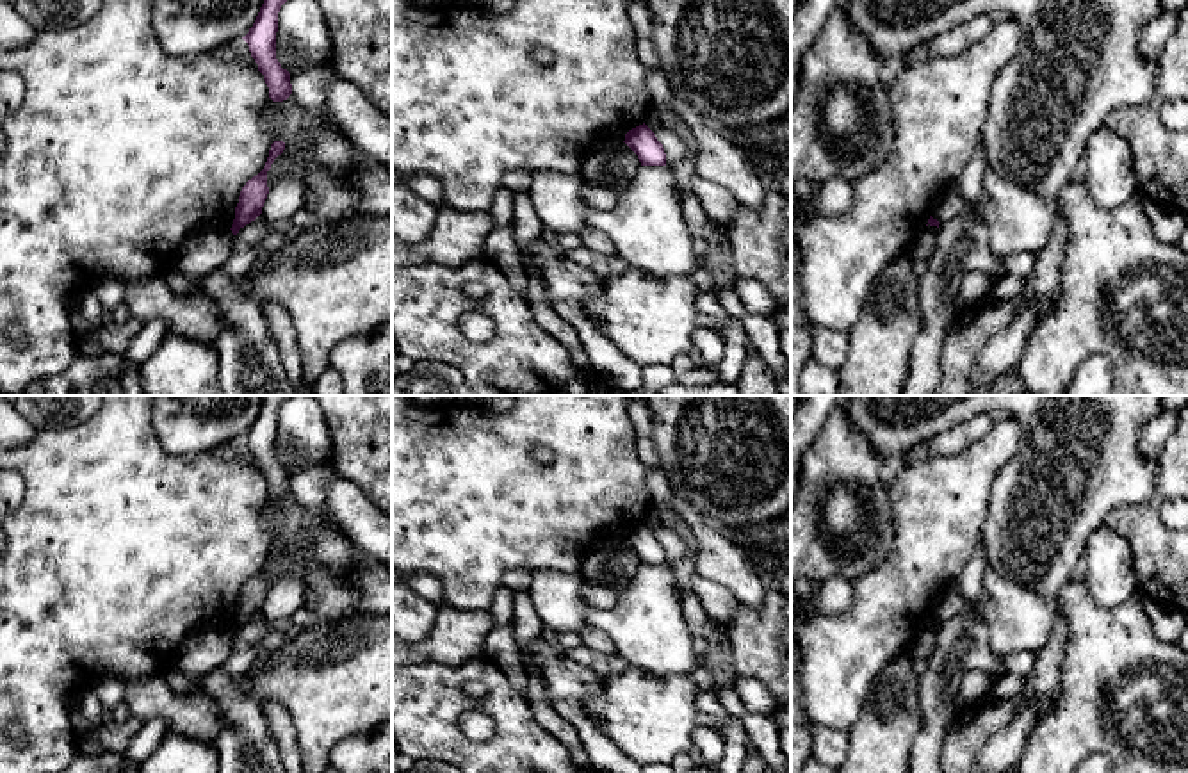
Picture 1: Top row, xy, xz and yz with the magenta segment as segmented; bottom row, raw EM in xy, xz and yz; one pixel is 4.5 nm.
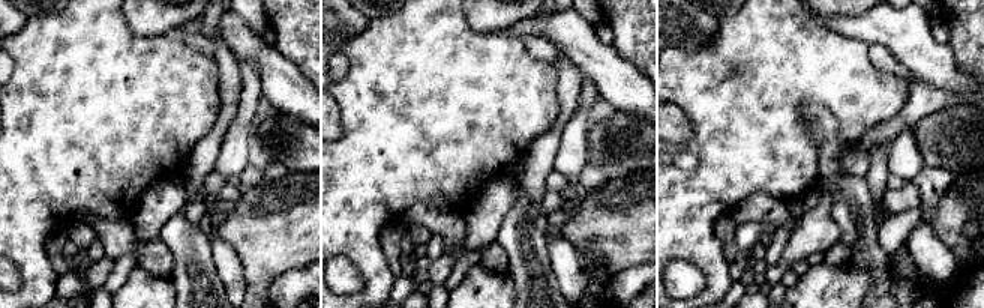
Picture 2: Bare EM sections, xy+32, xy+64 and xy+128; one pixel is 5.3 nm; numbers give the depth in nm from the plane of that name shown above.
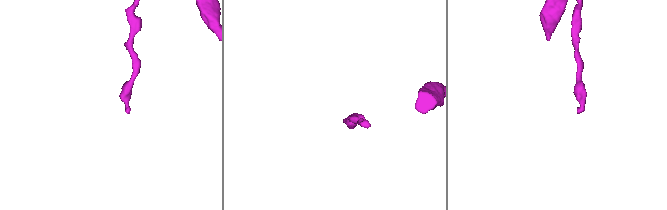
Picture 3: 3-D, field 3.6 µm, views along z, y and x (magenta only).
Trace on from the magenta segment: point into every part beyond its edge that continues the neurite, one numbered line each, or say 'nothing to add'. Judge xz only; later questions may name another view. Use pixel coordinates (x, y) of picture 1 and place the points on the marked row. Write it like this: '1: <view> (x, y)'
nothing to add

